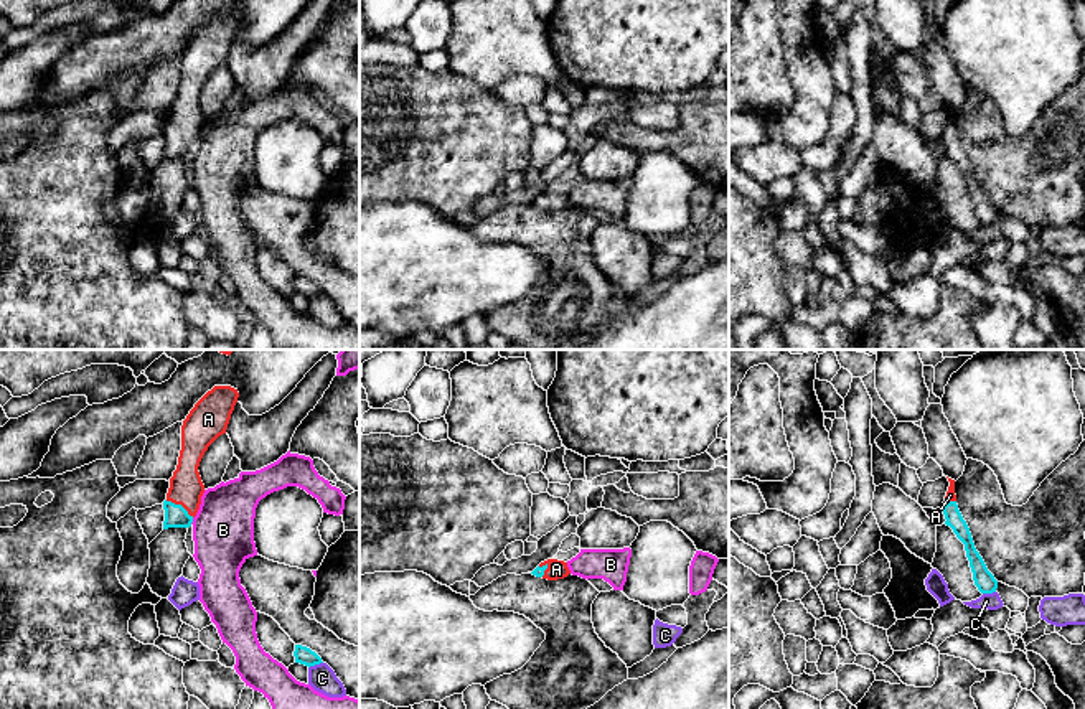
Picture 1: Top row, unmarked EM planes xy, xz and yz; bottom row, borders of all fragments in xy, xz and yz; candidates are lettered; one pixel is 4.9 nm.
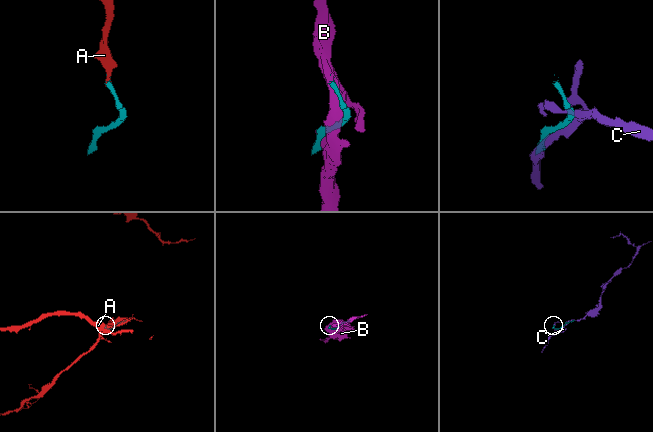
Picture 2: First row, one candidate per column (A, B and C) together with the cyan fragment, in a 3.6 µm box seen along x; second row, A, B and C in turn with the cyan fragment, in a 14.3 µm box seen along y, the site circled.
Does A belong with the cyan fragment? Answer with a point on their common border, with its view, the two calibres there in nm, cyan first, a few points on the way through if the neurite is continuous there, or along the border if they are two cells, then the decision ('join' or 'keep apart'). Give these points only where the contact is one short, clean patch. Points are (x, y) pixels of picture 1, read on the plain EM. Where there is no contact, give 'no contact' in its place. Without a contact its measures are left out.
meets cyan in xy at (180, 136); 110 nm thick on the cyan side, 160 nm on the other; runs through xy (175, 145), (180, 136), (187, 119); join

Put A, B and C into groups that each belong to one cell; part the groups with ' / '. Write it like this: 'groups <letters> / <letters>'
groups A / B / C

